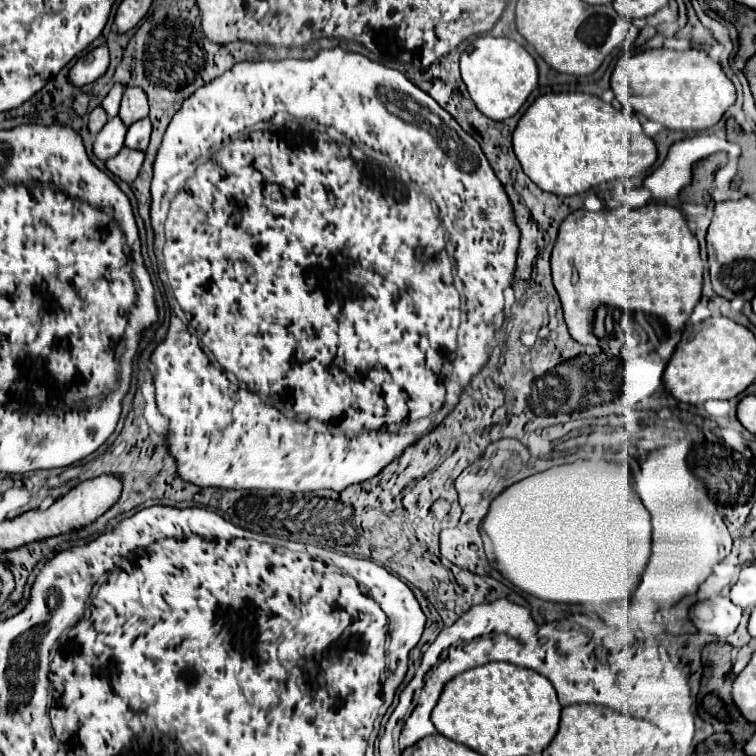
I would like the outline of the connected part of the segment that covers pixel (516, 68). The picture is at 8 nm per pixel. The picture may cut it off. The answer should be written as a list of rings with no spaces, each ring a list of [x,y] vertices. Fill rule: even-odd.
[[[479,36],[461,54],[461,78],[471,100],[491,120],[507,120],[519,112],[537,86],[537,64],[533,56],[511,38]]]

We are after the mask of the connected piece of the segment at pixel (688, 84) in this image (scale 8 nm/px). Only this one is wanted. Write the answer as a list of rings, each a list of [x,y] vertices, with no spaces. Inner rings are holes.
[[[655,48],[655,50],[645,50],[635,56],[623,56],[621,58],[621,68],[617,72],[615,66],[615,76],[629,76],[631,78],[631,106],[635,112],[643,114],[647,120],[659,122],[669,130],[683,130],[683,132],[699,132],[707,130],[713,124],[717,124],[723,116],[723,112],[735,102],[735,86],[731,80],[725,76],[723,68],[719,62],[711,60],[703,50],[687,50],[687,52],[677,52],[677,50],[667,50],[667,48]]]

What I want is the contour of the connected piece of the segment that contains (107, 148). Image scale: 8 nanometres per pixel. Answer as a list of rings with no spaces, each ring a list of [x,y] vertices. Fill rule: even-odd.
[[[111,118],[103,130],[95,136],[93,140],[93,154],[99,160],[107,160],[111,156],[115,156],[121,148],[123,148],[123,140],[125,140],[127,128],[119,118]]]

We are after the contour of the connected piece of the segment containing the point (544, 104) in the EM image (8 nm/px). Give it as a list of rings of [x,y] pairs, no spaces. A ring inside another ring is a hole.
[[[581,92],[543,94],[527,108],[527,112],[517,122],[517,128],[513,130],[513,136],[511,136],[513,152],[515,152],[523,172],[541,190],[547,190],[547,192],[559,194],[559,196],[581,194],[607,180],[633,178],[639,172],[651,168],[653,162],[657,160],[657,150],[655,150],[653,140],[649,144],[649,158],[641,158],[637,152],[633,152],[627,120],[637,120],[637,118],[633,118],[633,116],[625,118],[623,112],[615,110],[611,104],[605,104],[601,98],[591,96],[591,94],[581,94]]]

